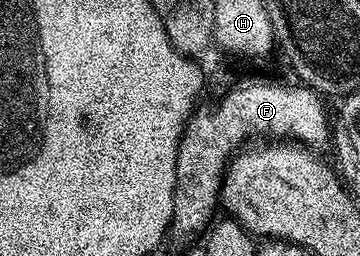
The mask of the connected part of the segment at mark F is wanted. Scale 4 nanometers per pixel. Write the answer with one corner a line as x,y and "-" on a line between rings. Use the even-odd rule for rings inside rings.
252,80
249,84
237,83
220,97
221,100
213,108
197,107
184,126
184,137
180,140
176,159
173,233
181,232
188,236
191,232
203,233
209,227
210,221
217,215
216,208
218,212
220,187
224,185
228,161
236,155
241,145
251,141
248,140
251,136
287,138
305,146
317,146
328,140
325,101
307,86
296,82
275,84
272,80

